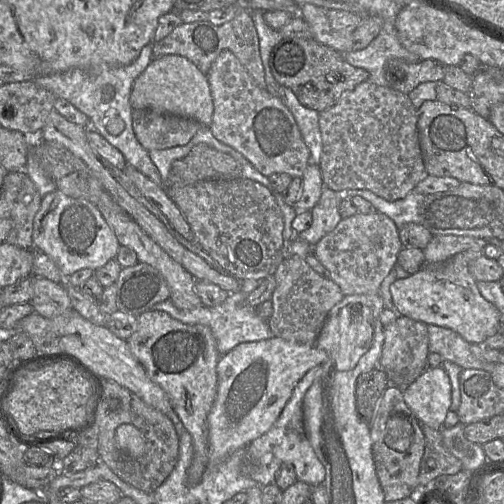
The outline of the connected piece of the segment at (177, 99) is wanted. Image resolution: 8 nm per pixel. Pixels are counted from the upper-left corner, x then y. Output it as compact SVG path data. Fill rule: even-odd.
M164 55L153 58L147 68L136 78L130 104L133 110L148 109L194 119L209 126L213 117L213 99L204 75L196 65L180 55Z

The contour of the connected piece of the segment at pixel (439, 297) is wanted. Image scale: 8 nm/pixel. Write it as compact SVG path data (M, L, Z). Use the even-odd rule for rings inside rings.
M463 251L443 263L425 264L416 274L395 280L390 286L395 310L427 325L452 329L467 342L482 345L501 324L498 309L481 295L469 270L470 263L482 255L479 251Z

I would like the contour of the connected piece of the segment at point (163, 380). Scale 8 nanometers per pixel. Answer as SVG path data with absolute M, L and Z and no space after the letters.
M162 310L143 312L137 321L136 331L126 341L151 379L166 392L173 410L191 435L193 457L187 480L196 485L208 465L207 418L217 396L217 364L221 357L216 340L208 326L182 323Z

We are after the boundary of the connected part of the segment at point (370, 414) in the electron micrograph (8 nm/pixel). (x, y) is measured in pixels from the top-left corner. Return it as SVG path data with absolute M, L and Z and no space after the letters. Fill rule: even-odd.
M376 367L361 374L356 381L356 408L359 417L369 425L373 424L385 390L390 386L384 370Z

